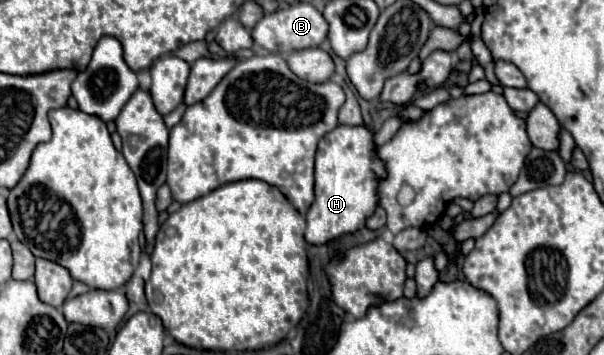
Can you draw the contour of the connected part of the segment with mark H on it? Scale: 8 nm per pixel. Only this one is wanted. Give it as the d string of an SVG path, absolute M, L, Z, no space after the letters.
M338 126L320 140L314 166L314 202L306 214L306 240L310 244L326 244L364 226L366 218L378 206L376 172L384 172L384 168L376 160L372 132L368 128Z

